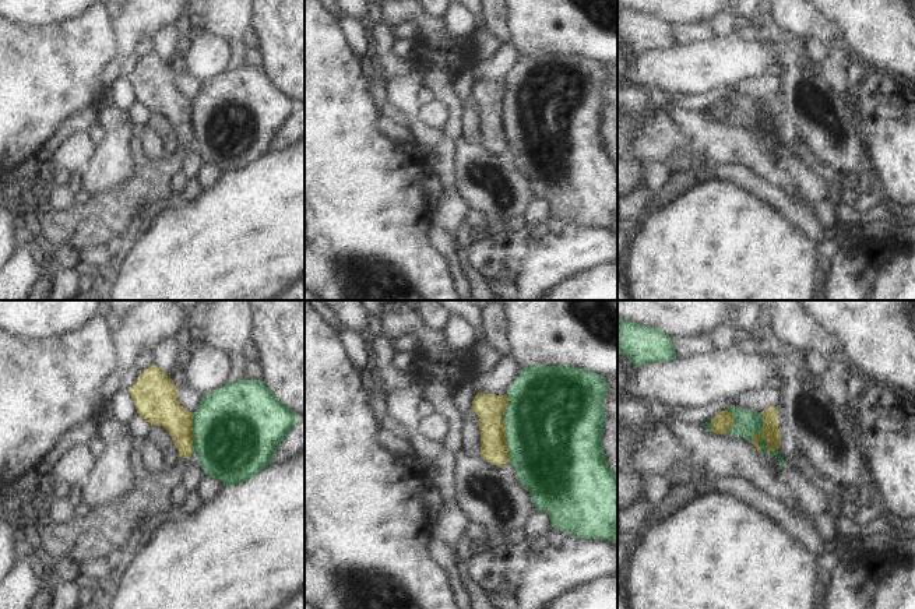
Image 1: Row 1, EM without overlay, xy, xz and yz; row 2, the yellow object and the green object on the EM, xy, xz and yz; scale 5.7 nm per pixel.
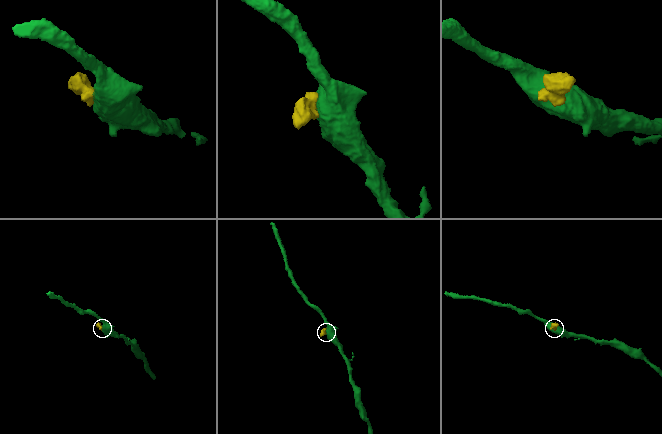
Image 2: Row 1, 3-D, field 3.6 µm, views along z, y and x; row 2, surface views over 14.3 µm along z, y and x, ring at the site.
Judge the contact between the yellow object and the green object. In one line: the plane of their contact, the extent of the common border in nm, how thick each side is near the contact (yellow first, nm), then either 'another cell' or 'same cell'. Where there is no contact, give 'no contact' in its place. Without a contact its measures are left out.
contact in xz; length 260 nm; calibres 160 and 500 nm; another cell

